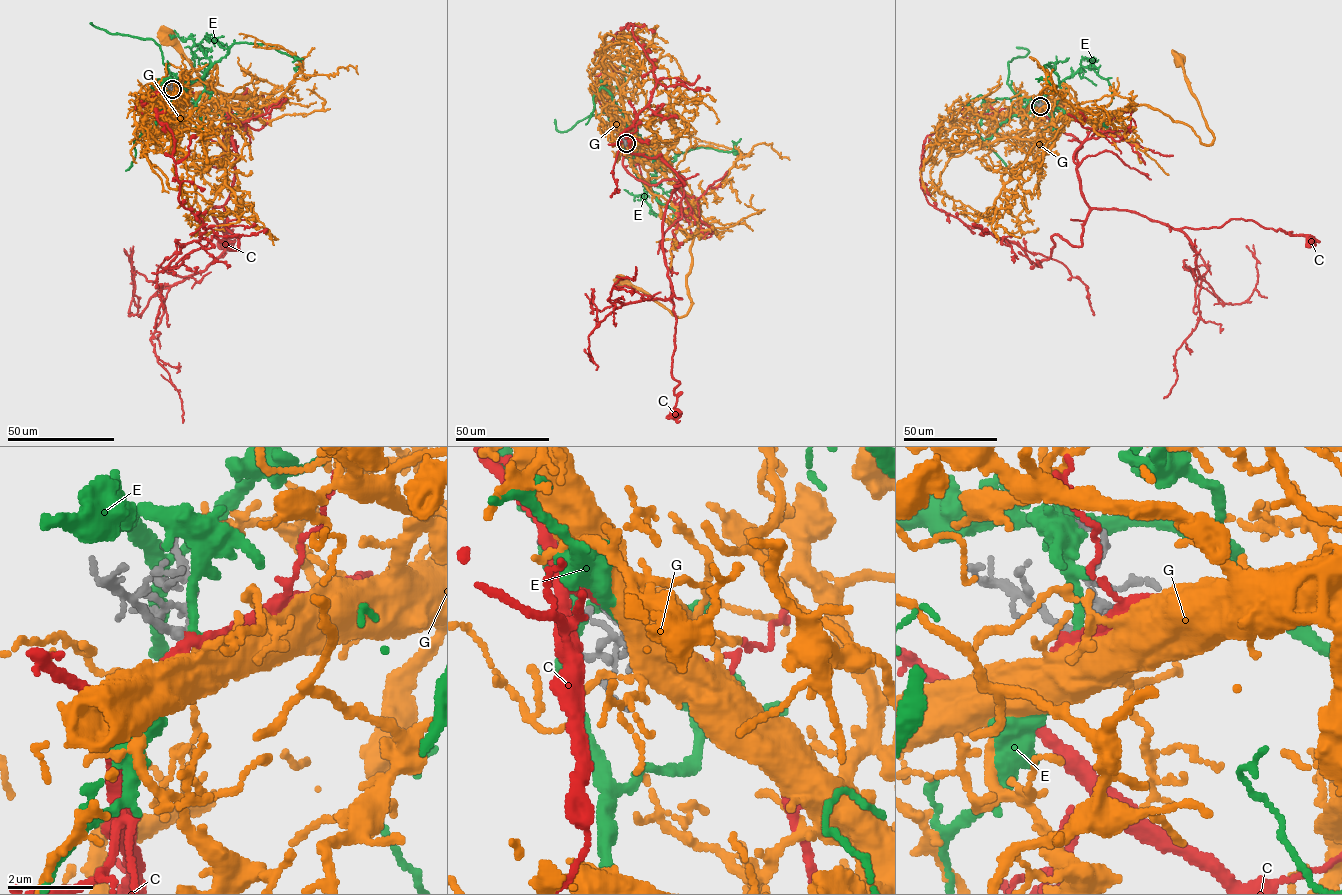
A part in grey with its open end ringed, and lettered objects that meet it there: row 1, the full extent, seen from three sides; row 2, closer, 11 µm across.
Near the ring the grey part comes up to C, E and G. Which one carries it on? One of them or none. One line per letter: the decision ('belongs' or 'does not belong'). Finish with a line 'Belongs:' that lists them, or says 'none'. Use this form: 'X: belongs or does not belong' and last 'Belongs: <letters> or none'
C: does not belong
E: does not belong
G: belongs
Belongs: G

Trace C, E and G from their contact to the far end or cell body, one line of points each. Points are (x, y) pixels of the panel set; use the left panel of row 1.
C: (171, 89), (168, 118), (235, 156), (228, 200), (213, 208), (220, 229), (228, 219), (227, 242)
E: (171, 90), (154, 81), (145, 129), (192, 81), (173, 79), (151, 39), (110, 34), (90, 22)
G: (172, 90), (208, 85), (253, 95), (246, 88), (241, 108), (247, 130), (242, 134), (222, 114), (168, 38)

